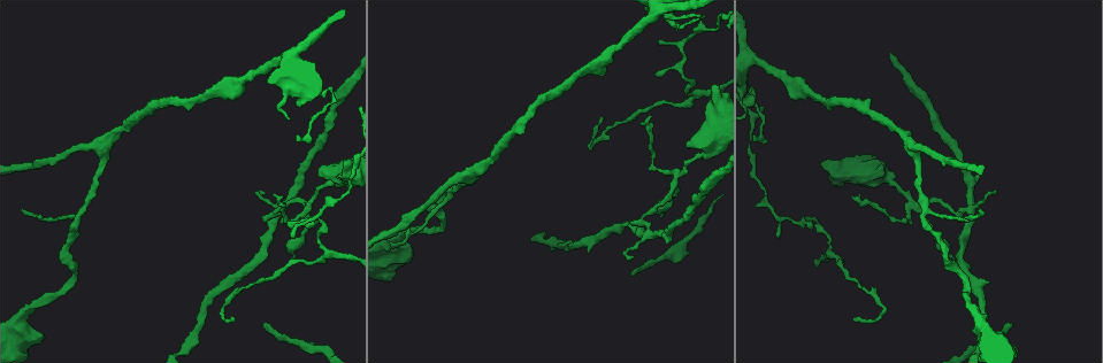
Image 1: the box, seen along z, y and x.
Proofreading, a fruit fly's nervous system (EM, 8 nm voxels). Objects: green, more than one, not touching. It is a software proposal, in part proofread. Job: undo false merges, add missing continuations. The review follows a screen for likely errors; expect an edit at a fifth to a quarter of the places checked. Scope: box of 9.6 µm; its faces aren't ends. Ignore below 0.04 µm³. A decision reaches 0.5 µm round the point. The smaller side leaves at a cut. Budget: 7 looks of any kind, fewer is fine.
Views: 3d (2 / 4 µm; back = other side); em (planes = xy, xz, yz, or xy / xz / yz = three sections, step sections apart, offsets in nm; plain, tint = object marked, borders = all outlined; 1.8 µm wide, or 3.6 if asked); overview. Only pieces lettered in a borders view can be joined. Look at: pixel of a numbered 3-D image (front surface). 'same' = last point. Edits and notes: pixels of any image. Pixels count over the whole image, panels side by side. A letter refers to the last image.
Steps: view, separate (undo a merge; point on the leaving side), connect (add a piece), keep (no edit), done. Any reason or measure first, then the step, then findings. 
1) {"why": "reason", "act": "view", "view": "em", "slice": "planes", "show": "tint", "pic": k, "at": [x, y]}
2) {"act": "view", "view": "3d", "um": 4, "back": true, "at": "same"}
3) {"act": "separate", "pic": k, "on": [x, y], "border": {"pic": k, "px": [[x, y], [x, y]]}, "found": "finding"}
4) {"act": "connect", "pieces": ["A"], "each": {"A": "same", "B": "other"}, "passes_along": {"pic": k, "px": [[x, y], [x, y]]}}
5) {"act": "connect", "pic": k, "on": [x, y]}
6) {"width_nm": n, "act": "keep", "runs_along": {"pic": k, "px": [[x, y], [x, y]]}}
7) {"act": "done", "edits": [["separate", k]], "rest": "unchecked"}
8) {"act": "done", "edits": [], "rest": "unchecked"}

{"why": "sudden change in width", "act": "view", "view": "em", "slice": "planes", "show": "borders", "pic": 1, "at": [104, 151]}

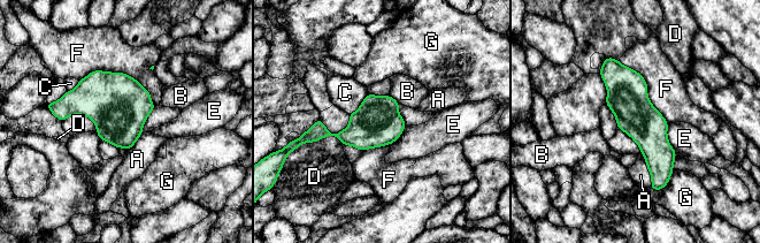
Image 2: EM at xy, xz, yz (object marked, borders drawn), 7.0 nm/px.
{"longest_contact_nm": ["F", 550], "act": "keep", "each": {"A": "other", "B": "other", "C": "other", "D": "other", "E": "other", "F": "other", "G": "other"}, "border": {"pic": 2, "px": [[78, 80], [122, 71], [154, 106]]}, "found": "continuous, no second cell"}

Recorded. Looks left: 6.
{"why": "tapers out", "act": "view", "view": "em", "slice": "planes", "show": "borders", "pic": 1, "at": [235, 321]}

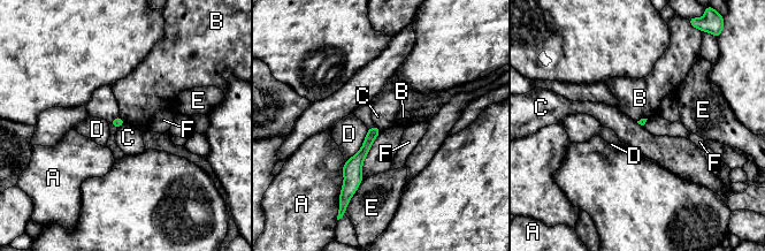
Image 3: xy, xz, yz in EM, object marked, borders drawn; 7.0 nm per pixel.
{"longest_contact_nm": ["D", 280], "act": "keep", "each": {"A": "other", "B": "other", "C": "other", "D": "other", "E": "other", "F": "other"}, "runs_along": {"pic": 3, "px": [[375, 130], [352, 168], [352, 189]]}, "found": "no lettered piece goes on from it"}

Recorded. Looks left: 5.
{"why": "sharp bend", "act": "view", "view": "em", "slice": "planes", "show": "tint", "pic": 1, "at": [281, 58]}

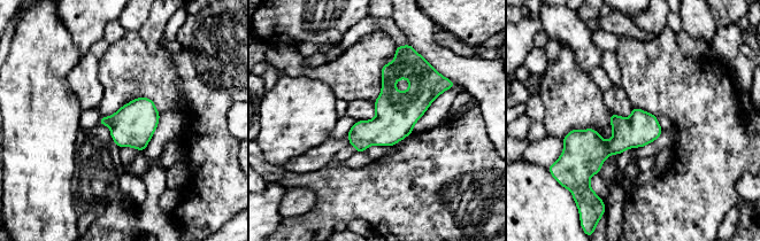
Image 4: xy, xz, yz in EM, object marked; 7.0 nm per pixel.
{"why": "what lies round it", "act": "view", "view": "em", "slice": "planes", "show": "borders", "at": "same"}

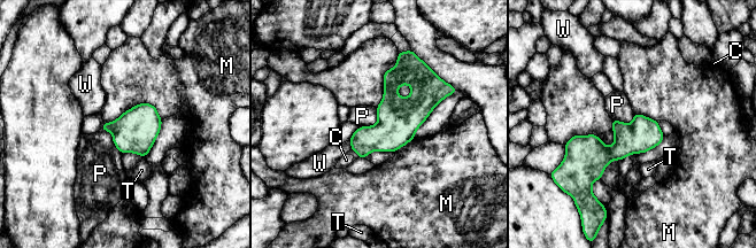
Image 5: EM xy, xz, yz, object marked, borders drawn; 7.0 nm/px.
{"width_nm": 240, "act": "keep", "each": {"C": "other", "M": "other", "P": "other", "T": "other", "W": "other"}, "found": "continuous, no second cell"}

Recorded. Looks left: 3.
{"act": "done", "edits": [], "rest": "unchecked"}

